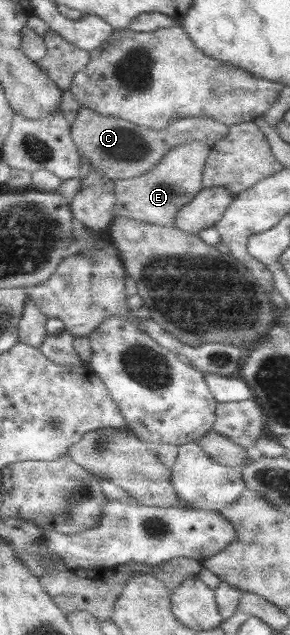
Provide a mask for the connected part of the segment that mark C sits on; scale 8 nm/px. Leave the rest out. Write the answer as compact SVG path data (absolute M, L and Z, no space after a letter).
M82 106L70 129L78 151L90 162L91 169L113 180L130 179L148 173L168 150L178 144L199 141L211 147L214 142L227 136L228 132L229 126L207 117L175 119L164 129L155 130L121 118L101 116Z

